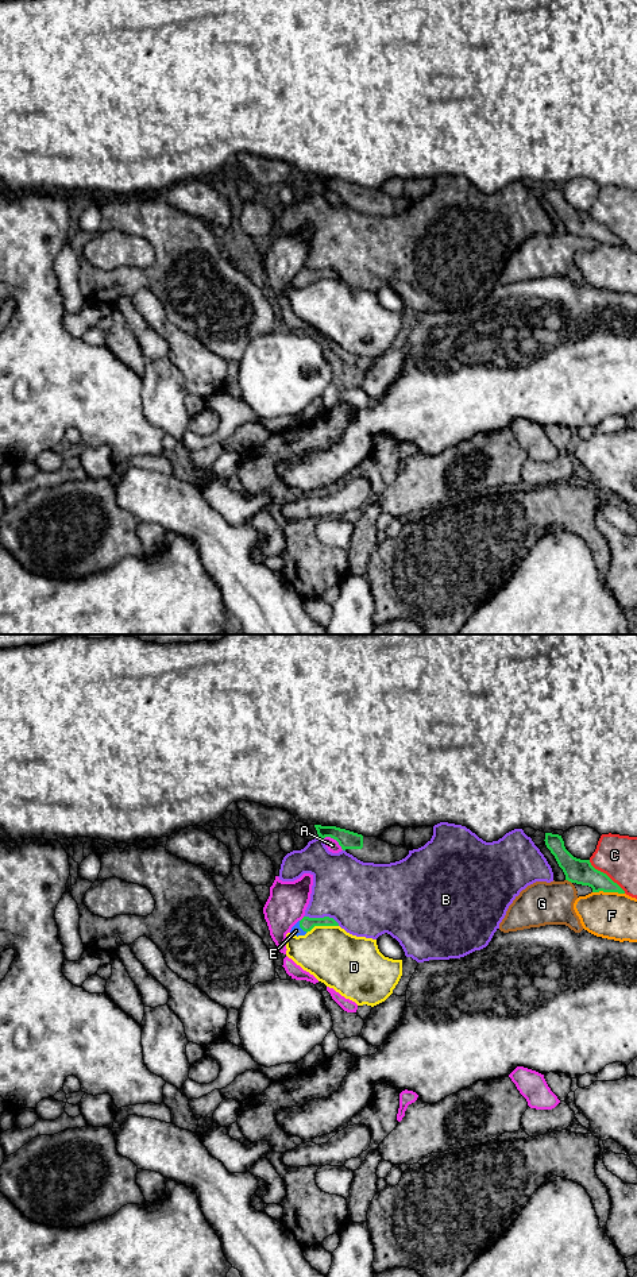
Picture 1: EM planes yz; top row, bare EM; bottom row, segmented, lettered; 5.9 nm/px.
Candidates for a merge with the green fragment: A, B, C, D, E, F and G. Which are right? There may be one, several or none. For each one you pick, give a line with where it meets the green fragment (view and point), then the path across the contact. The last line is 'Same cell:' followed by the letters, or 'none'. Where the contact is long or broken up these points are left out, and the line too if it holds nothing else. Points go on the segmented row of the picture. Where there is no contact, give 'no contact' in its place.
E: yz (301, 928) | across yz (307, 924), (301, 928), (296, 930)
Same cell: E

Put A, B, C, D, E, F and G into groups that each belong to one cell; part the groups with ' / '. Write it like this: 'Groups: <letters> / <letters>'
Groups: A / B / C / D / E / F / G

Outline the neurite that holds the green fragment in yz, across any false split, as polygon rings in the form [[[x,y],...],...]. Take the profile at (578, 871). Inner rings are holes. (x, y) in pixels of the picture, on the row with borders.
[[[545,833],[545,845],[555,856],[559,867],[565,875],[565,880],[582,886],[588,886],[592,892],[618,892],[625,891],[614,883],[606,873],[595,869],[590,860],[580,860],[574,857],[564,846],[561,836]]]

